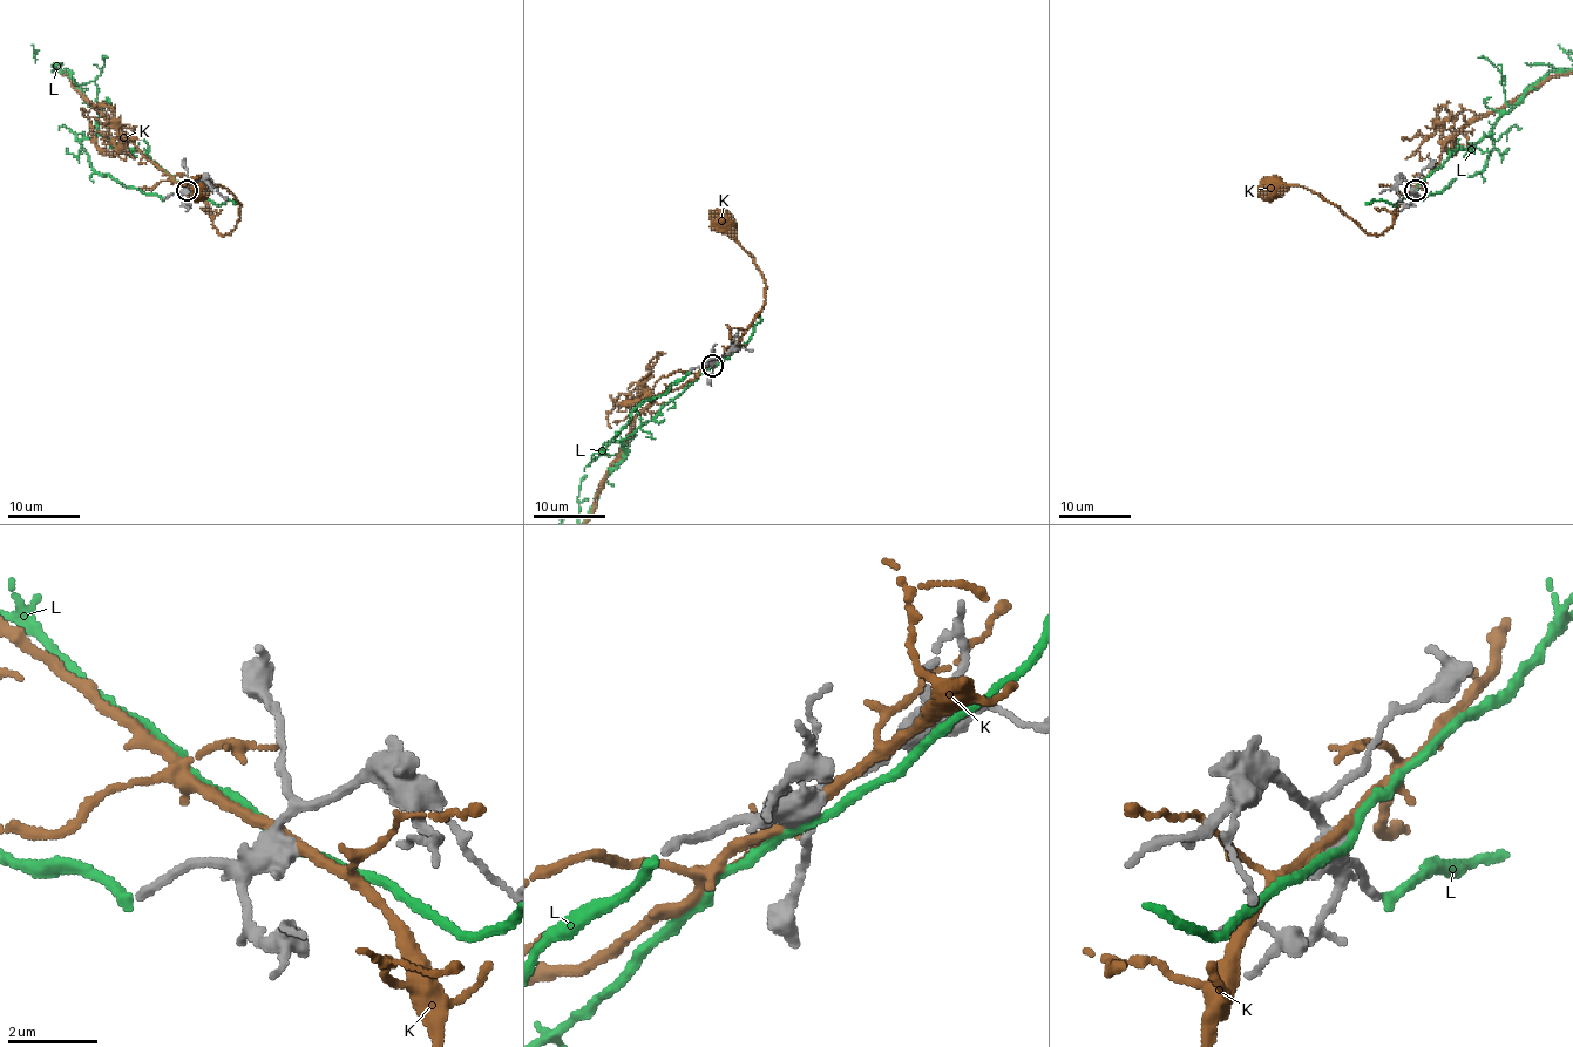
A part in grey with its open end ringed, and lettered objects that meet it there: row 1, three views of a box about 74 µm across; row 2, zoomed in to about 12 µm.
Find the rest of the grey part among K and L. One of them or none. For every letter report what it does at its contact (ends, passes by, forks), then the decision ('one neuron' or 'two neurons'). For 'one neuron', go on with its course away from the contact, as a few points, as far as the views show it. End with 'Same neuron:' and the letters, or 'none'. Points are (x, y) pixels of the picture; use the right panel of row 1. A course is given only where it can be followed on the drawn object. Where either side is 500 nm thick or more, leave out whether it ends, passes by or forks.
K: it passes by; two neurons
L: it passes by; one neuron
Same neuron: L

